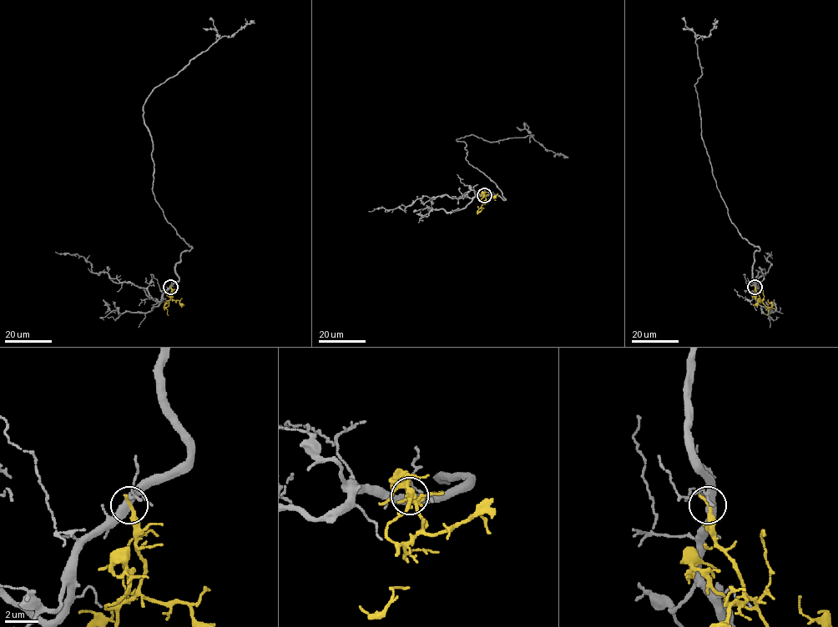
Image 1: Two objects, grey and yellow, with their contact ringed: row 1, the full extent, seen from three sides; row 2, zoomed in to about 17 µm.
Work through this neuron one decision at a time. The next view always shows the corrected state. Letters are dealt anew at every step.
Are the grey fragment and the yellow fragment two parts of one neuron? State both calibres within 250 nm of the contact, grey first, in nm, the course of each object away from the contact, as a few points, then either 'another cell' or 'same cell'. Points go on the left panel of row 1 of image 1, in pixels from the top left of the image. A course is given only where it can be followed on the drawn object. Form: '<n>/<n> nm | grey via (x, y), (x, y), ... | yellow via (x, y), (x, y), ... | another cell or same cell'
400/280 nm | grey via (170, 287), (181, 253), (191, 248), (154, 198), (143, 105), (223, 36), (254, 23) | yellow via (170, 287), (171, 299), (167, 306), (164, 306), (170, 299) | another cell

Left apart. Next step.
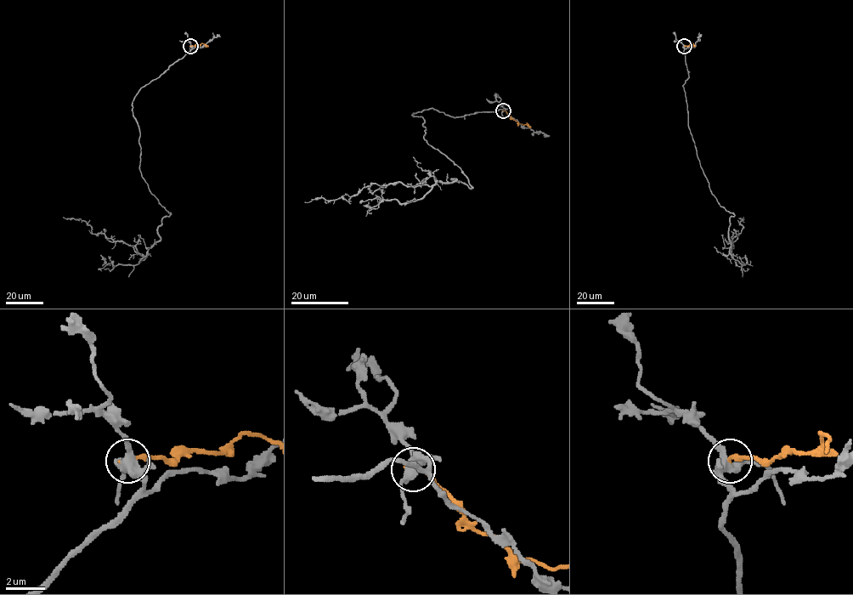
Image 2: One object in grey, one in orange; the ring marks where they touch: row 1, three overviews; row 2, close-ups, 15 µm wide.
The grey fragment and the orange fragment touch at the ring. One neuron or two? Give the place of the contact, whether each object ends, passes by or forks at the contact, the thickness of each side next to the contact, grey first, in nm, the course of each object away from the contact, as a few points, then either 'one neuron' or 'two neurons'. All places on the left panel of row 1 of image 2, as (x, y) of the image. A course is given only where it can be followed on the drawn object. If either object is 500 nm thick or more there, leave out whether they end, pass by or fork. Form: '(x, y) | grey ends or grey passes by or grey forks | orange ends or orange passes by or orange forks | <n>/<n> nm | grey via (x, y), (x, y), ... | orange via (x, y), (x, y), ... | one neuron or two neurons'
(190, 46) | grey forks | orange ends | 400/180 nm | grey via (190, 46), (132, 103), (141, 176), (170, 214), (158, 227), (160, 239), (144, 257), (63, 217) | orange via (190, 46), (204, 43), (208, 47) | two neurons

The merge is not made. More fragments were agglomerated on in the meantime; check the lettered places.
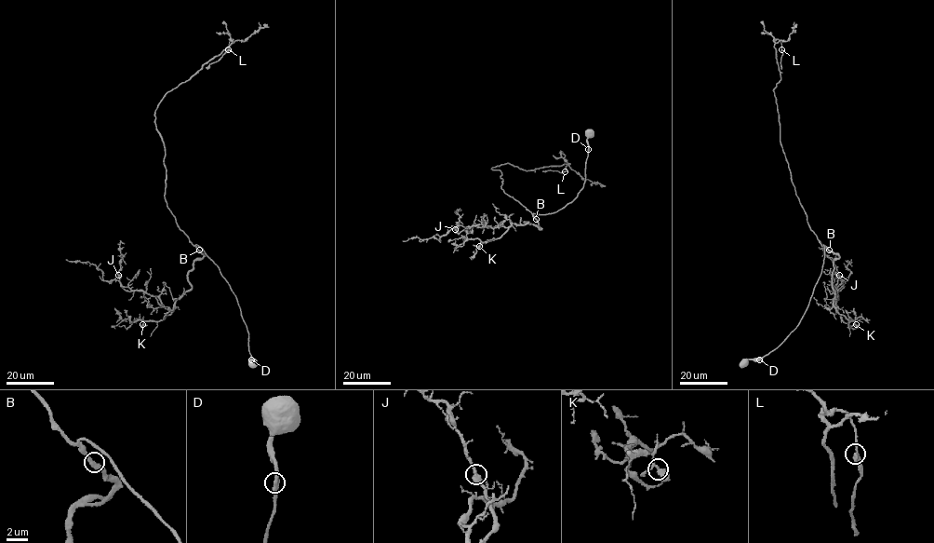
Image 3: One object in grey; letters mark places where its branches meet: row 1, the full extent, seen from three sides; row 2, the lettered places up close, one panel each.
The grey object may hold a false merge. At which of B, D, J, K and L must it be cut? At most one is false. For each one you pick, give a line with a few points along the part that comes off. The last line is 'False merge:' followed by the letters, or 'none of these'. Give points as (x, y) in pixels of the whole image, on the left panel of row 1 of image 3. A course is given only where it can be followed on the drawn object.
False merge: none of these

